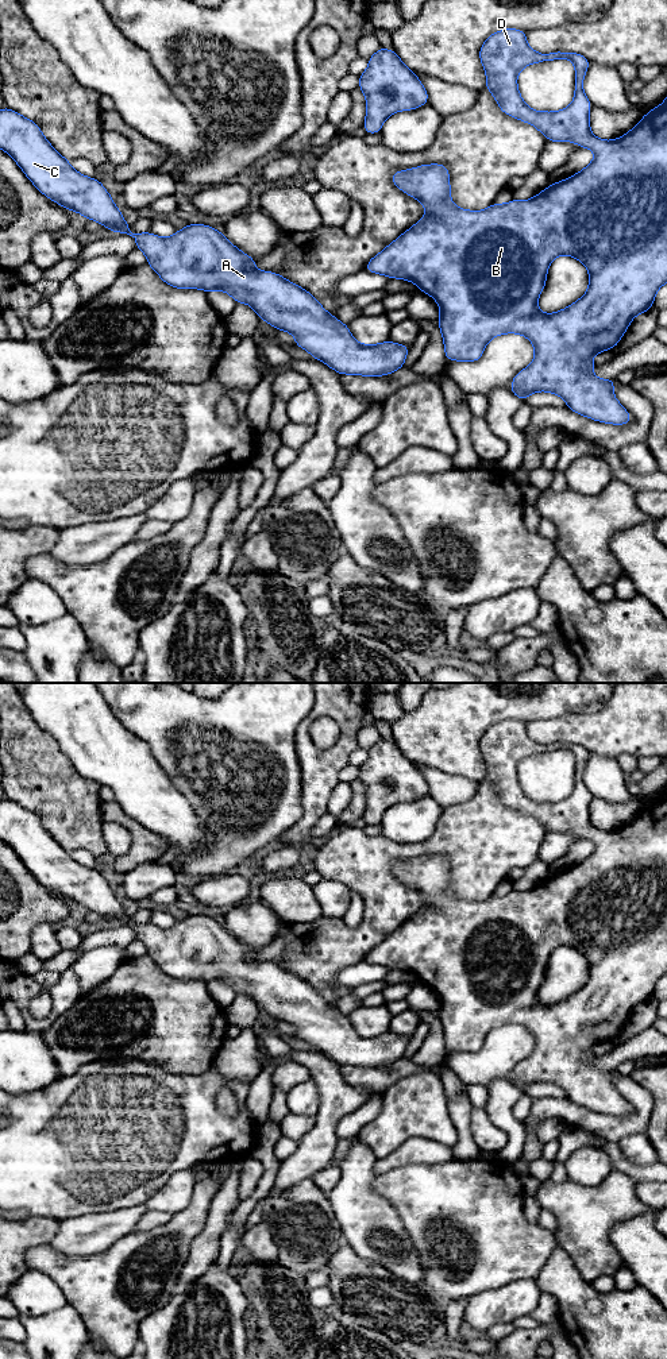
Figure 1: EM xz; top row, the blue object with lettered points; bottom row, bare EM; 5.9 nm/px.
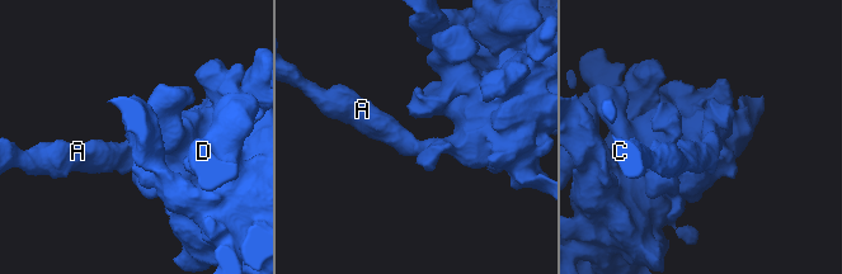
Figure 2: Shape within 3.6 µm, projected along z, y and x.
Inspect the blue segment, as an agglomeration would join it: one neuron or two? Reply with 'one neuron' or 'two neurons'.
one neuron

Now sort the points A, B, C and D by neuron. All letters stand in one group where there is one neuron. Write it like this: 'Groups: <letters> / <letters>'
Groups: A B C D

